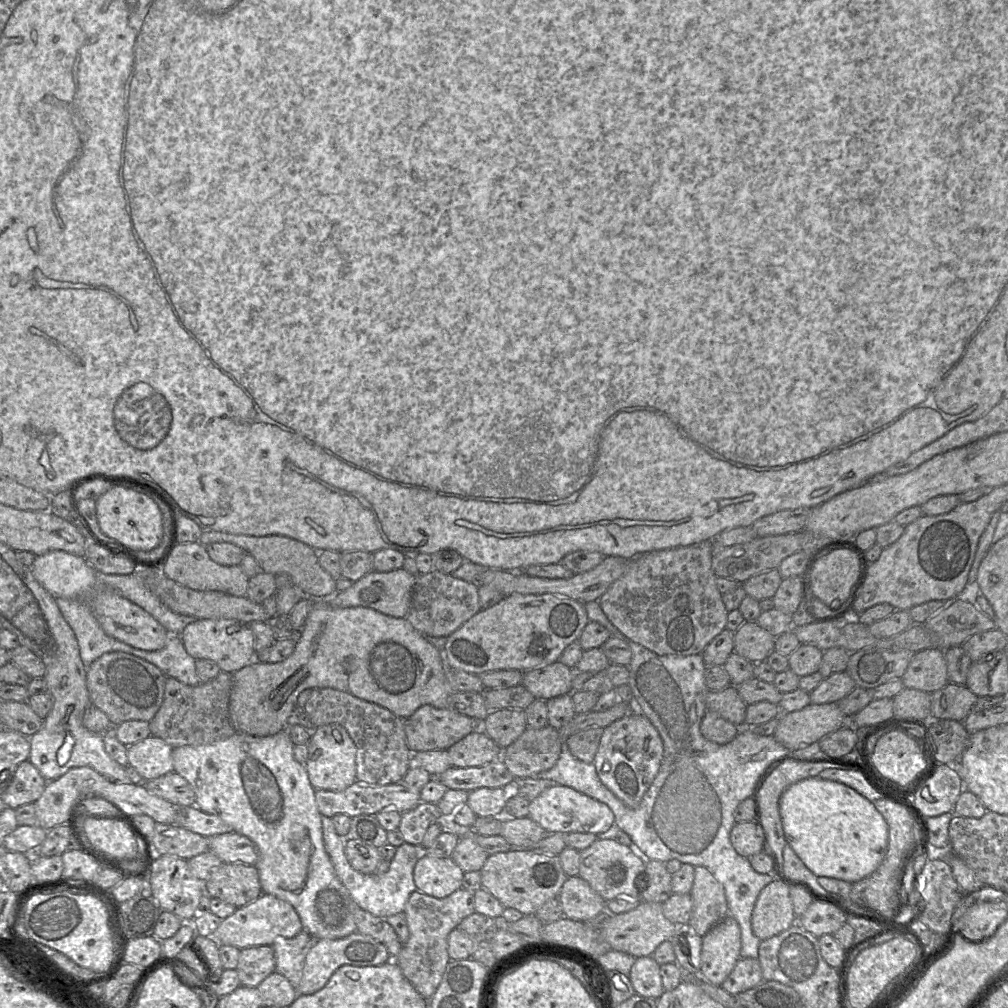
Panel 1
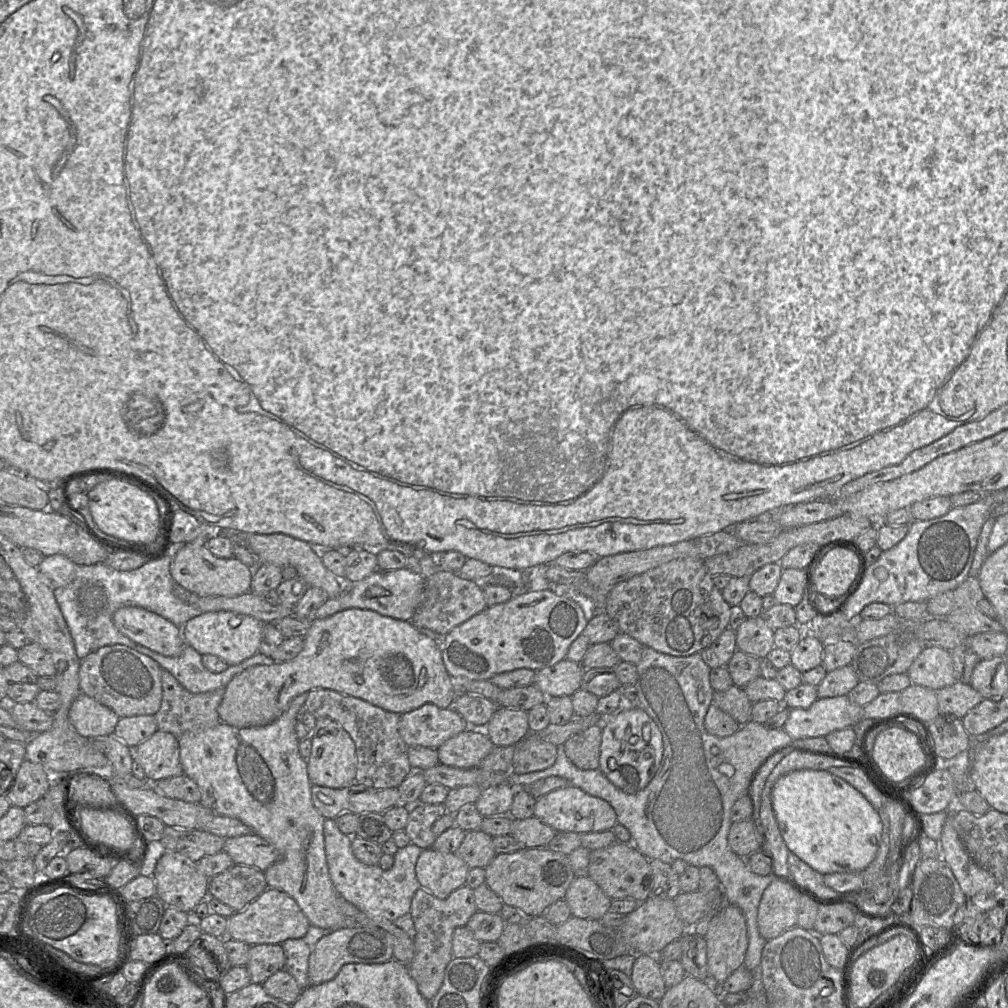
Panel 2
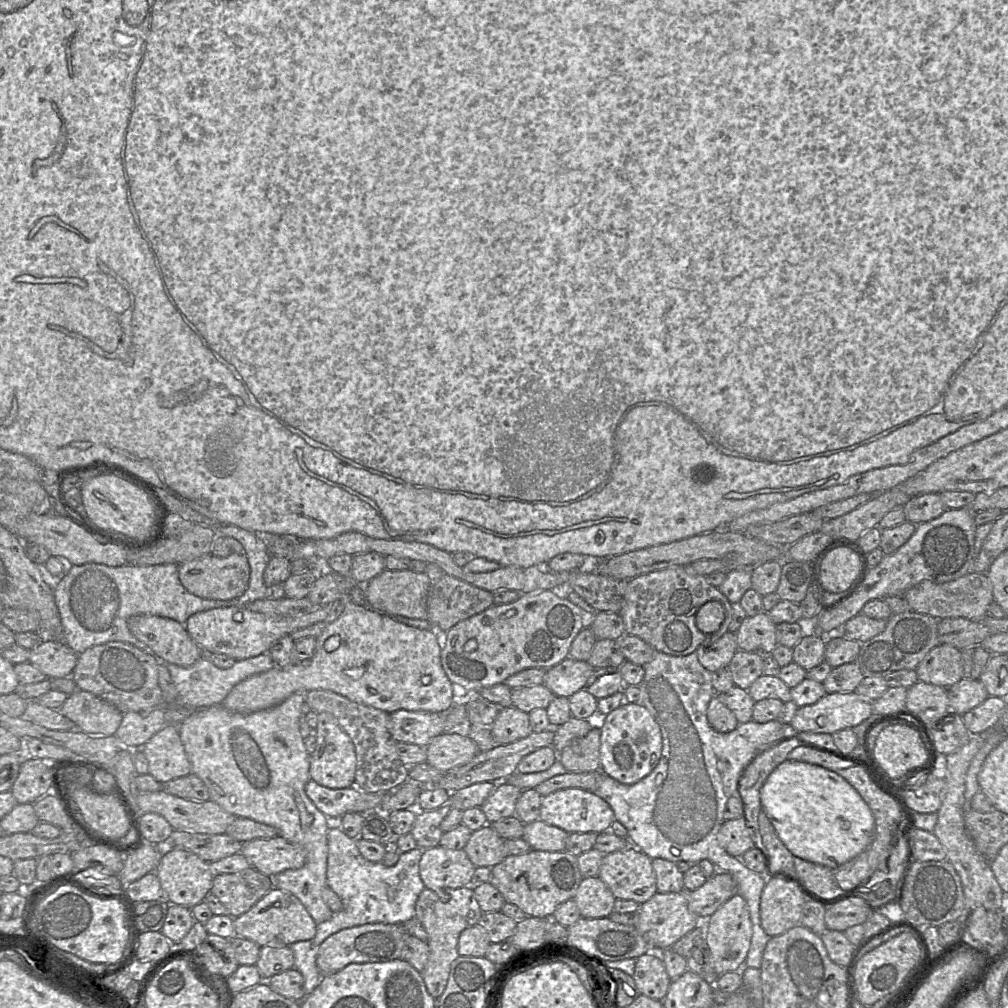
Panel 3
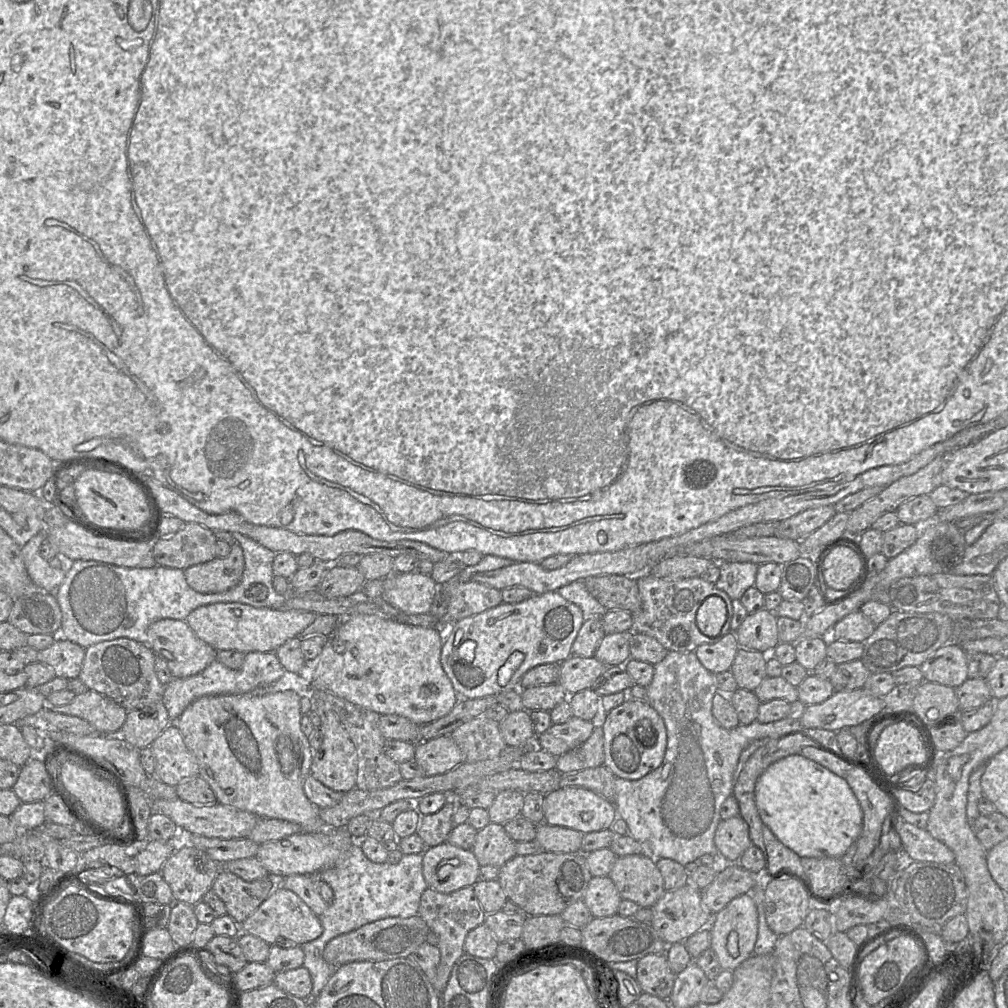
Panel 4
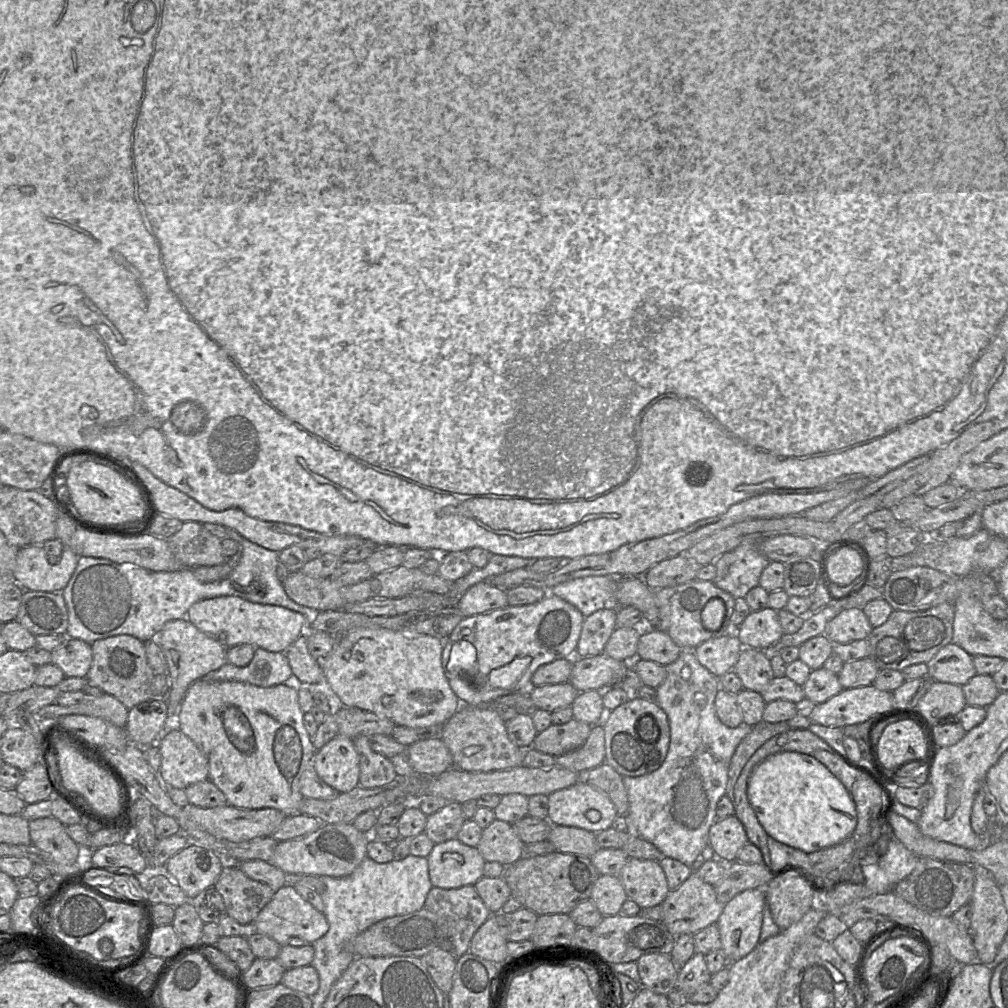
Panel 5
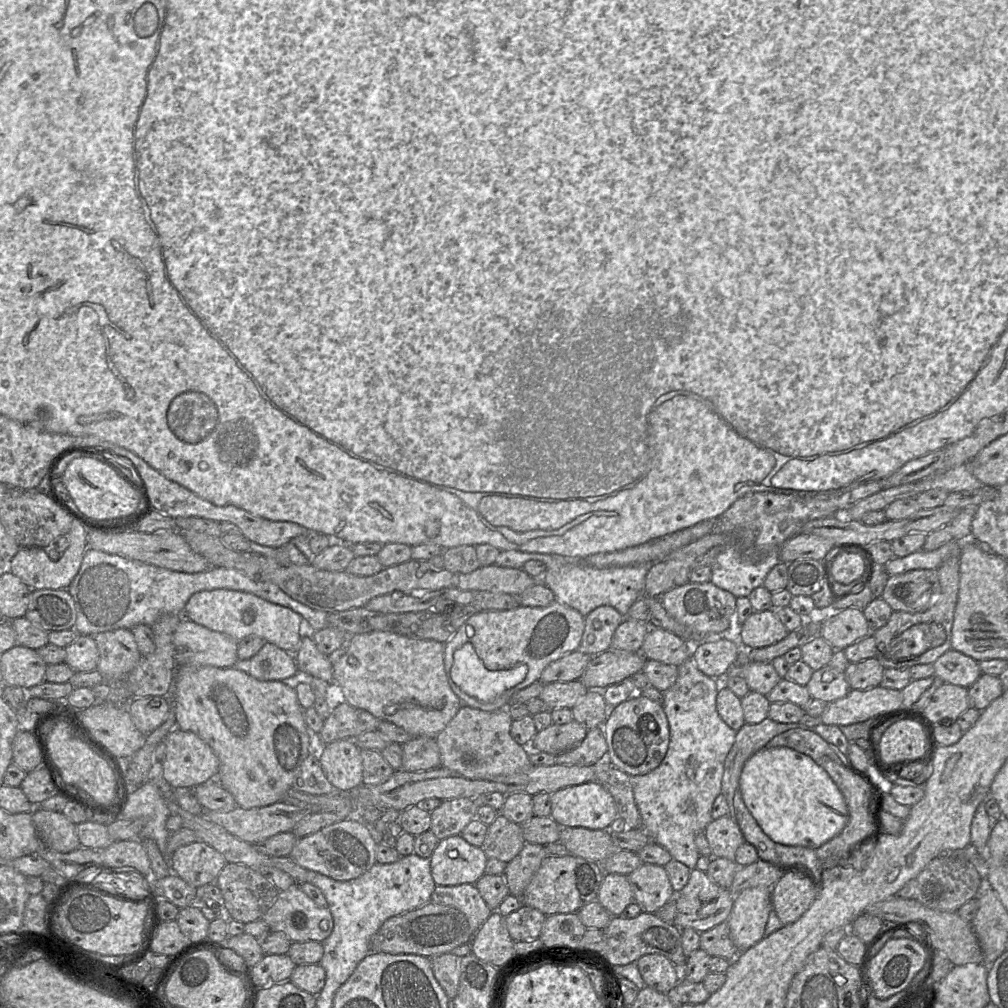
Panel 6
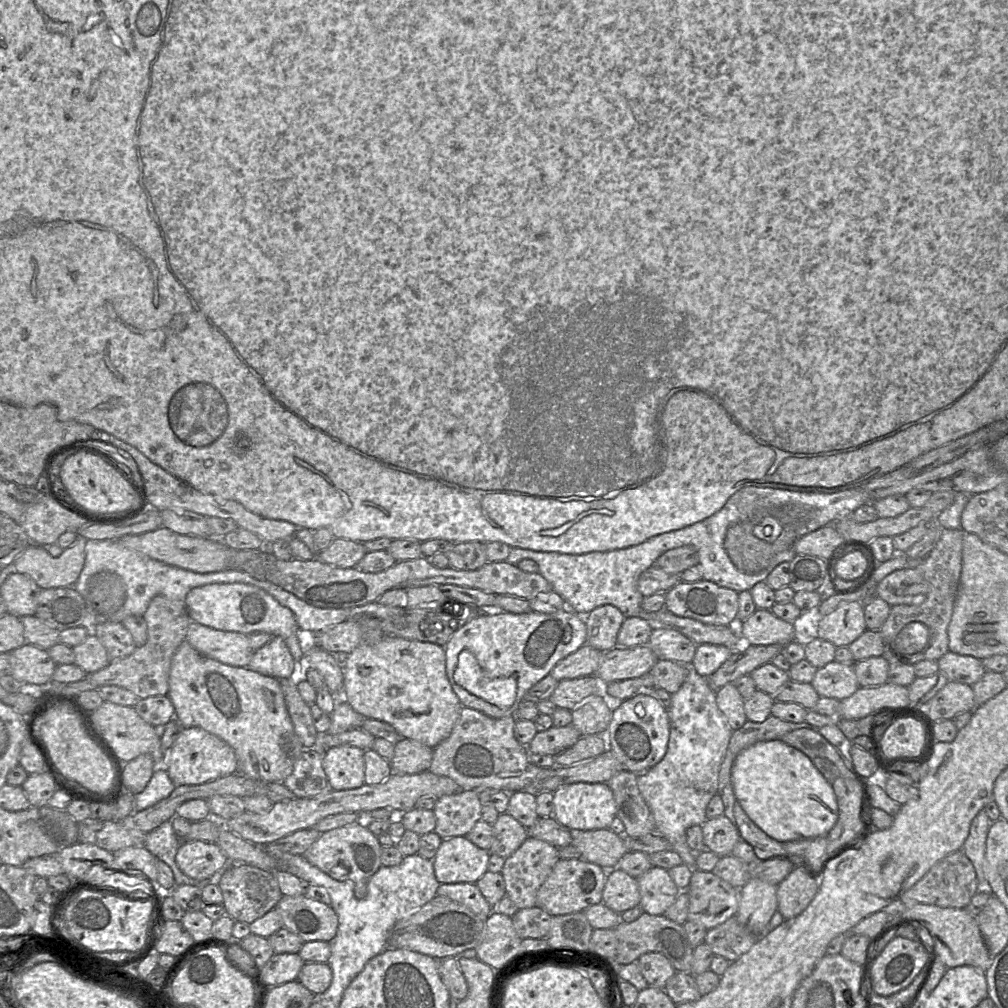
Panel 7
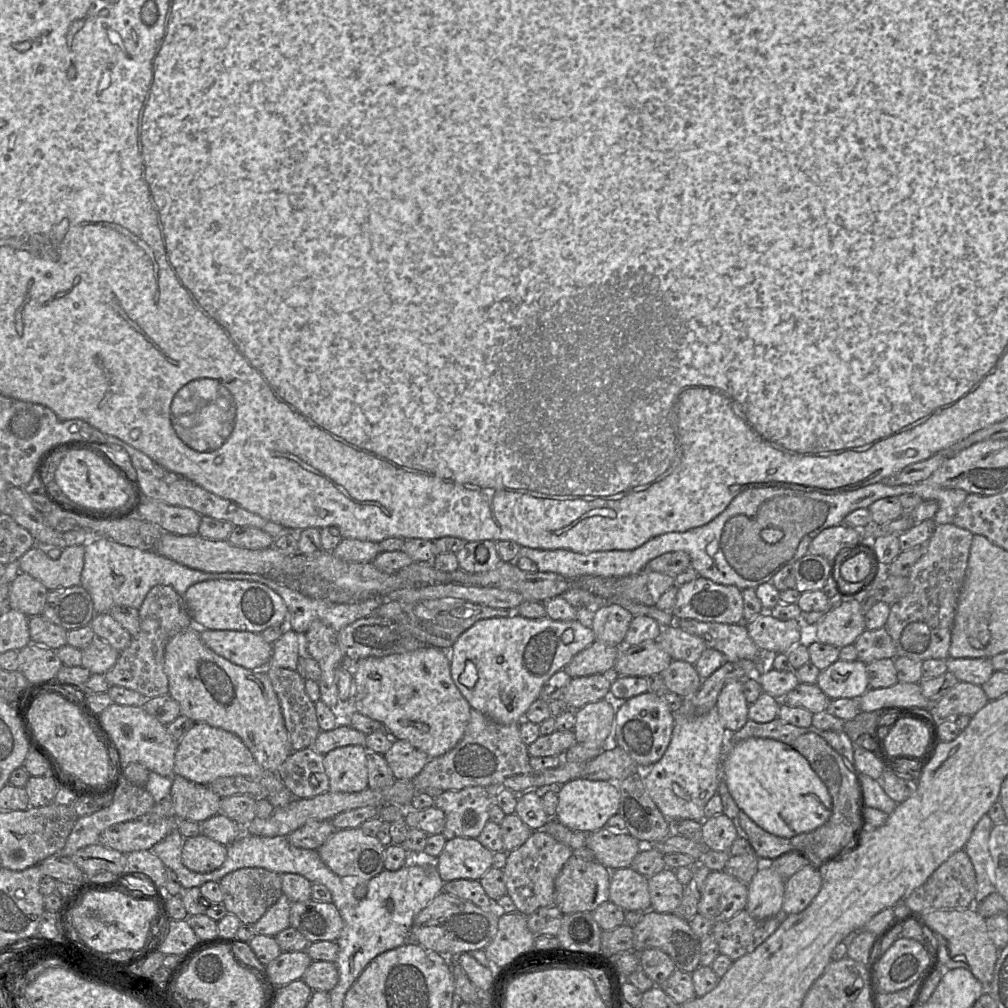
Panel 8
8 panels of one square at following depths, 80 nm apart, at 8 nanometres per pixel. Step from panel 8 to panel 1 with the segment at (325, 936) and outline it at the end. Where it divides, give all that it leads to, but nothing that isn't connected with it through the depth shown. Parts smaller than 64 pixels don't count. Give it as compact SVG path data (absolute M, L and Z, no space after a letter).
M262 893L255 901L237 908L215 930L212 937L220 945L244 949L259 945L272 945L277 937L291 938L303 930L300 917L293 906L271 894Z

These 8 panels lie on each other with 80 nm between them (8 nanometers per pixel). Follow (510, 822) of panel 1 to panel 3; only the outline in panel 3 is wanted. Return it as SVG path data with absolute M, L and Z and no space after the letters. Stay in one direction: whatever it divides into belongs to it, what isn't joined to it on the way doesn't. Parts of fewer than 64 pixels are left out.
M538 819L525 824L522 839L532 850L559 852L565 850L568 836L564 830Z

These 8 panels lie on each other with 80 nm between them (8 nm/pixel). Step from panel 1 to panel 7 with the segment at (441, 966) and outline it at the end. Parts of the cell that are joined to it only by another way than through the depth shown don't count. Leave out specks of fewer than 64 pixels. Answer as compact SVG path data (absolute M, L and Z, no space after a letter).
M475 883L440 884L437 895L463 904L479 916L489 916L493 911L493 907L487 902Z

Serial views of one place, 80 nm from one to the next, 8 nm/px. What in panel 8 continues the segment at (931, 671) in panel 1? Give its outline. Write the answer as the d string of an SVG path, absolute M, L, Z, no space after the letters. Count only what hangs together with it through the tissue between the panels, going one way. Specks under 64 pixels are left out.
M951 658L946 659L947 671L960 682L982 686L995 669L990 658Z

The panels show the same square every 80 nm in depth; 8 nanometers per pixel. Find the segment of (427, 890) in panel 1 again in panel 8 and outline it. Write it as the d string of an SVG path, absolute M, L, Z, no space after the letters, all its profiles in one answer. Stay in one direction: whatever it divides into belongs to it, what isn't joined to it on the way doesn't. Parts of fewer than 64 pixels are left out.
M455 837L446 841L436 860L427 861L435 862L439 876L444 883L458 879L480 880L492 867L493 854L475 838Z

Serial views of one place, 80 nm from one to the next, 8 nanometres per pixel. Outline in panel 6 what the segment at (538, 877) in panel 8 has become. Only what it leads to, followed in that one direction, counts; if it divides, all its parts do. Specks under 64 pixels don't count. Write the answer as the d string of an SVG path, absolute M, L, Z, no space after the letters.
M526 843L519 854L506 864L504 877L509 895L522 898L527 885L547 857L544 845Z

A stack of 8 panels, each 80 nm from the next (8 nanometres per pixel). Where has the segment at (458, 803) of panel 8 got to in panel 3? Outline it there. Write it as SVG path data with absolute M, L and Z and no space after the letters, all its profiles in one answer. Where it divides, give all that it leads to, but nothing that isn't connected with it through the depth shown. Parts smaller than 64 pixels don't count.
M449 803L430 811L416 810L416 819L410 834L423 850L439 845L443 832L440 824L451 811Z

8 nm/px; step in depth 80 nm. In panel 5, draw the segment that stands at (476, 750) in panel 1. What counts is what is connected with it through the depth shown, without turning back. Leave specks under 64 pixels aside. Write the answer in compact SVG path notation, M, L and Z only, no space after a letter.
M441 738L425 739L406 749L414 774L435 776L453 767L453 758Z

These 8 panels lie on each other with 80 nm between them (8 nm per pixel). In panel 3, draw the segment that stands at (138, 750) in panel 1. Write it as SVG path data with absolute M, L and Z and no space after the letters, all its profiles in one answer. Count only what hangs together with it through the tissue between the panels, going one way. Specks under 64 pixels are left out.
M167 724L139 748L149 764L149 774L160 783L192 774L178 725Z

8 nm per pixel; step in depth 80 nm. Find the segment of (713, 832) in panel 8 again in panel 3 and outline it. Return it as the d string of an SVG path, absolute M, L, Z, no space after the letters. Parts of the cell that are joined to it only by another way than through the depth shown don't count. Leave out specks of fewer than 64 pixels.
M744 817L724 821L718 831L717 839L730 855L737 858L741 858L746 851L755 847Z

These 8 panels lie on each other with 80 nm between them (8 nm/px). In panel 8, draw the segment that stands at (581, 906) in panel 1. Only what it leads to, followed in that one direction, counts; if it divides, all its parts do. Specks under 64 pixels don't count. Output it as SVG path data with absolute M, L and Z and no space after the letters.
M630 867L611 871L609 901L625 911L648 911L651 908L648 878Z

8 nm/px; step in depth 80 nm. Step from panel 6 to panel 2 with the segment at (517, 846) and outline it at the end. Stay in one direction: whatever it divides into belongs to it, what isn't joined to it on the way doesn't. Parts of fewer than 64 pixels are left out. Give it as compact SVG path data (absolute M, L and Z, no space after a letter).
M481 830L466 832L462 844L455 852L467 866L471 868L485 868L496 857L490 835Z

